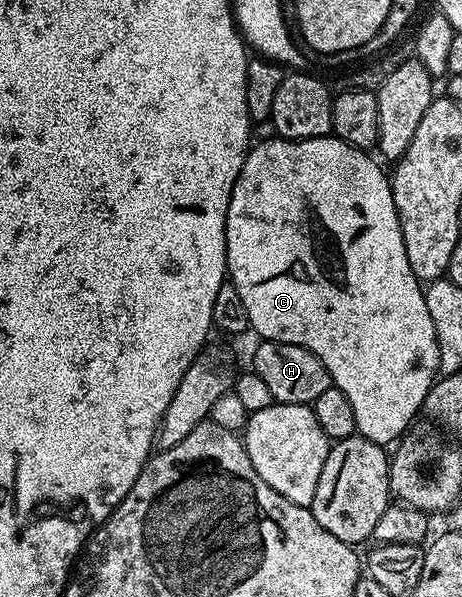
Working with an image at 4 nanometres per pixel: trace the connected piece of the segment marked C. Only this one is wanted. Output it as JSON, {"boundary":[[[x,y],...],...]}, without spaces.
{"boundary":[[[276,135],[276,136],[274,136],[274,137],[272,137],[272,138],[271,138],[271,140],[270,140],[270,141],[260,141],[260,142],[258,142],[258,143],[255,143],[255,144],[252,144],[252,145],[251,145],[251,146],[250,146],[250,148],[248,148],[248,151],[247,151],[247,157],[246,157],[246,158],[245,158],[245,160],[244,160],[244,161],[243,161],[243,166],[242,166],[242,167],[241,167],[241,171],[240,171],[240,172],[239,172],[239,174],[238,174],[238,175],[237,175],[237,179],[236,179],[236,180],[235,180],[235,182],[234,182],[234,183],[233,183],[233,191],[232,191],[232,192],[231,192],[231,198],[230,198],[230,199],[229,199],[229,211],[228,211],[228,212],[227,212],[227,277],[228,277],[228,278],[229,278],[229,284],[230,284],[230,285],[232,285],[232,286],[233,286],[233,287],[237,287],[237,295],[241,295],[241,300],[243,300],[243,301],[244,301],[244,302],[245,302],[245,311],[249,311],[249,323],[250,323],[250,324],[251,324],[251,329],[252,329],[252,330],[254,330],[254,332],[256,332],[256,331],[257,331],[257,332],[259,332],[259,333],[260,333],[260,334],[259,334],[259,335],[258,335],[258,336],[259,336],[259,337],[260,337],[260,338],[262,338],[262,340],[265,340],[265,341],[280,341],[280,342],[281,342],[281,343],[289,343],[289,344],[290,344],[290,345],[296,345],[296,346],[297,346],[297,347],[305,347],[305,351],[313,351],[313,355],[317,355],[317,359],[321,359],[321,363],[325,363],[325,371],[329,371],[329,375],[330,375],[330,376],[331,376],[331,383],[332,383],[332,386],[334,386],[334,388],[337,388],[337,389],[339,389],[339,390],[340,390],[340,391],[342,391],[342,392],[343,392],[343,393],[344,393],[344,395],[345,395],[345,396],[346,396],[346,397],[347,397],[347,398],[348,398],[348,399],[349,399],[349,403],[350,403],[350,405],[352,405],[352,407],[353,407],[353,419],[354,419],[354,420],[355,420],[355,428],[356,428],[356,430],[357,430],[357,433],[358,433],[358,436],[360,436],[360,437],[364,437],[364,438],[365,438],[365,439],[369,439],[369,440],[370,440],[370,441],[372,441],[372,442],[373,442],[373,443],[377,443],[377,444],[378,444],[378,445],[381,445],[381,446],[384,446],[384,447],[387,447],[387,446],[390,446],[390,445],[391,445],[391,444],[392,444],[392,443],[395,443],[395,442],[398,442],[398,441],[399,441],[399,440],[400,440],[400,438],[402,438],[402,436],[403,436],[403,434],[404,434],[404,433],[406,433],[406,432],[408,432],[408,430],[410,430],[410,429],[411,429],[411,428],[412,428],[412,425],[413,425],[413,422],[411,422],[411,420],[413,420],[413,419],[414,419],[414,417],[415,417],[415,416],[417,416],[417,415],[418,415],[418,416],[420,416],[420,413],[421,413],[421,410],[422,410],[422,408],[423,408],[423,400],[424,400],[424,399],[426,399],[426,397],[427,397],[427,392],[429,392],[429,390],[430,390],[430,389],[431,389],[431,386],[432,386],[432,385],[434,385],[434,384],[435,384],[435,382],[436,382],[436,380],[437,380],[437,374],[438,374],[438,373],[439,373],[439,348],[438,348],[438,347],[437,347],[437,331],[433,331],[433,319],[429,319],[429,307],[428,307],[428,306],[427,306],[427,304],[426,304],[426,303],[425,303],[425,289],[424,289],[424,286],[423,286],[423,285],[422,285],[422,284],[421,284],[421,282],[420,282],[420,280],[419,280],[419,278],[418,278],[418,277],[415,277],[415,276],[414,276],[414,275],[413,275],[413,267],[409,267],[409,255],[405,255],[405,239],[404,239],[404,238],[403,238],[403,232],[402,232],[402,231],[401,231],[401,223],[400,223],[400,222],[399,222],[399,216],[398,216],[398,215],[397,215],[397,207],[396,207],[396,206],[395,206],[395,204],[394,204],[394,203],[393,203],[393,191],[392,191],[392,190],[391,190],[391,178],[390,178],[390,176],[388,176],[388,174],[387,174],[387,173],[386,173],[386,172],[385,172],[385,173],[384,173],[384,174],[383,174],[383,169],[382,169],[382,167],[381,167],[381,166],[379,166],[379,165],[378,165],[378,163],[379,163],[379,164],[380,164],[380,162],[379,162],[379,161],[378,161],[378,160],[376,160],[376,158],[375,158],[375,157],[374,157],[374,156],[372,156],[372,157],[373,157],[373,158],[371,158],[371,156],[372,156],[372,154],[371,154],[371,153],[370,153],[370,152],[367,152],[367,151],[364,151],[364,150],[361,150],[361,149],[358,149],[358,148],[357,148],[357,147],[353,147],[353,146],[352,146],[352,145],[350,145],[350,144],[349,144],[349,143],[345,143],[345,142],[344,142],[344,141],[342,141],[342,140],[341,140],[341,139],[340,139],[340,138],[339,138],[339,137],[337,137],[337,136],[334,136],[334,135],[328,135],[328,136],[324,136],[324,137],[318,137],[318,138],[317,138],[317,139],[305,139],[305,140],[304,140],[304,141],[284,141],[284,140],[283,140],[283,138],[282,138],[282,137],[280,137],[280,136],[278,136],[278,135]]]}

